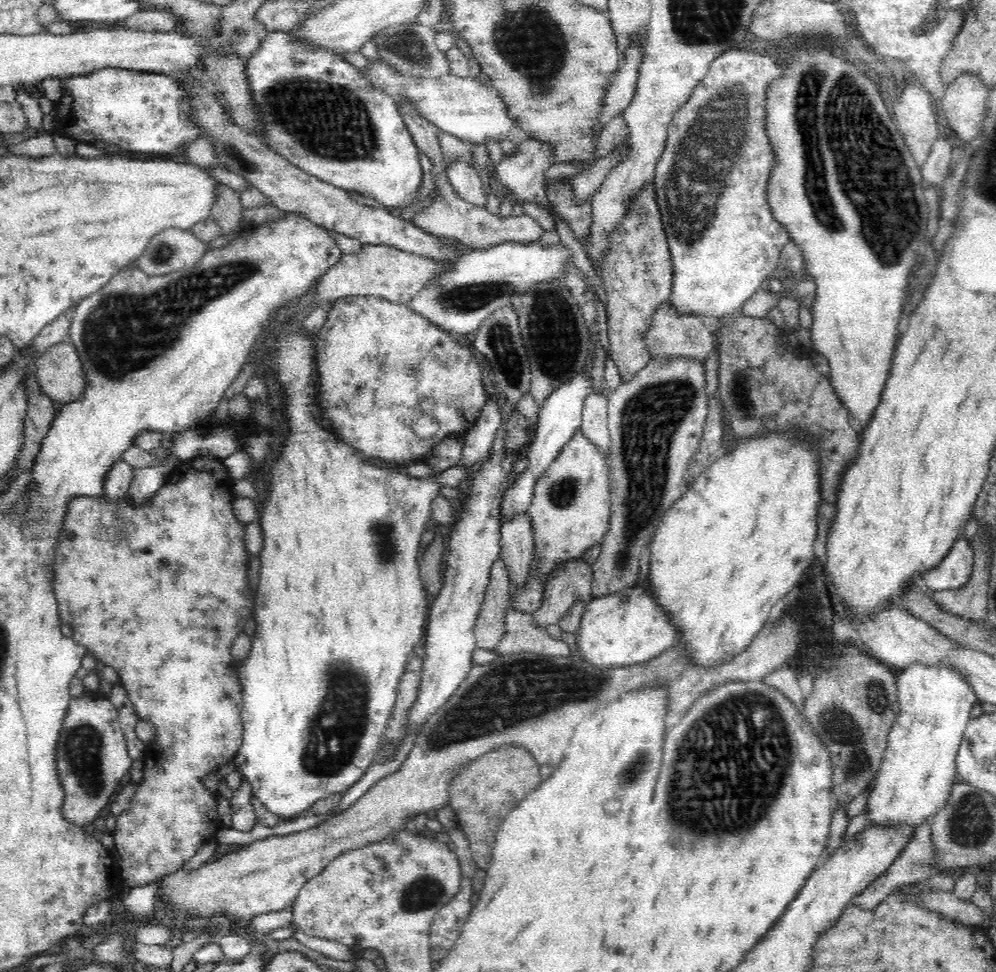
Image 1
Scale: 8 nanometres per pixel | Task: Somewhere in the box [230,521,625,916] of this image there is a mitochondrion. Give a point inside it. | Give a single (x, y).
(512, 693)

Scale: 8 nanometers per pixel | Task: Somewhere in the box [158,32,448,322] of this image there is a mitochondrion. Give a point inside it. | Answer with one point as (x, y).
(332, 121)

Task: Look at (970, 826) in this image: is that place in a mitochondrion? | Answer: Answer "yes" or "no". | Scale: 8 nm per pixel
yes

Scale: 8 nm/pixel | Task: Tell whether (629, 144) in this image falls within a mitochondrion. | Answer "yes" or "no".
no

